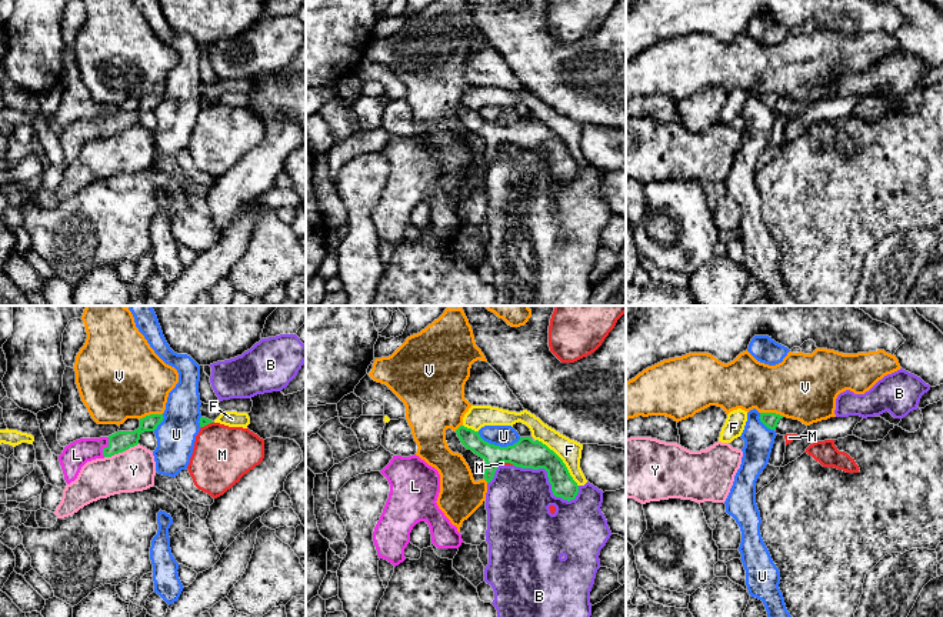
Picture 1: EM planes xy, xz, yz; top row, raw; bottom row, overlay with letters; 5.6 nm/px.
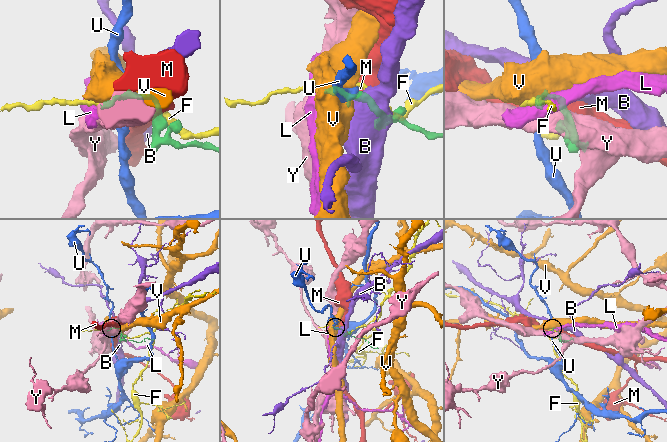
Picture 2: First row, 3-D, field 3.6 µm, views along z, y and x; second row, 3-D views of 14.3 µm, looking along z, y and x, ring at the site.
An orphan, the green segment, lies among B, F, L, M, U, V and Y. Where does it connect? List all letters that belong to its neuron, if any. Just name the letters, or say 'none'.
L

